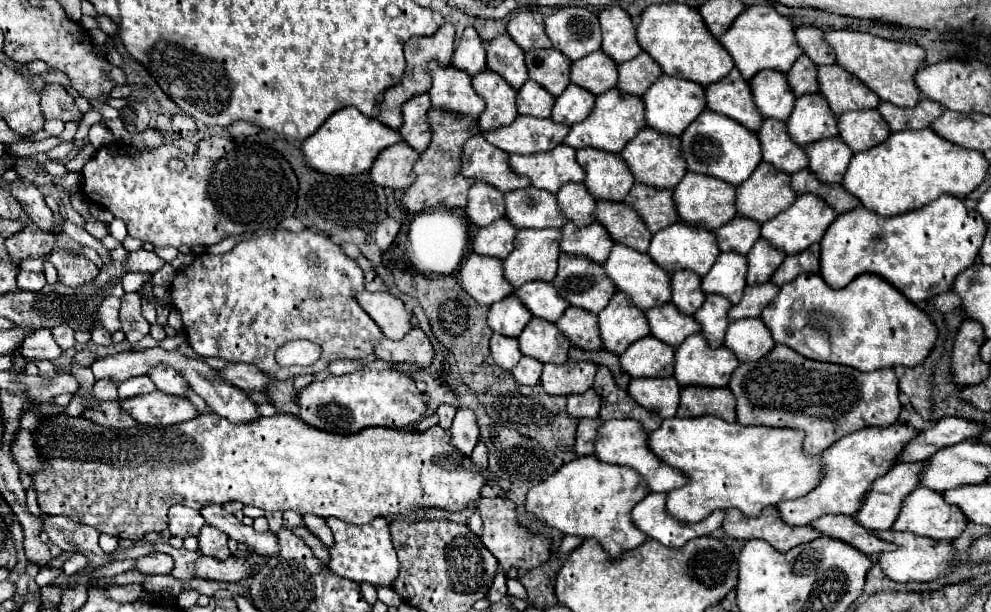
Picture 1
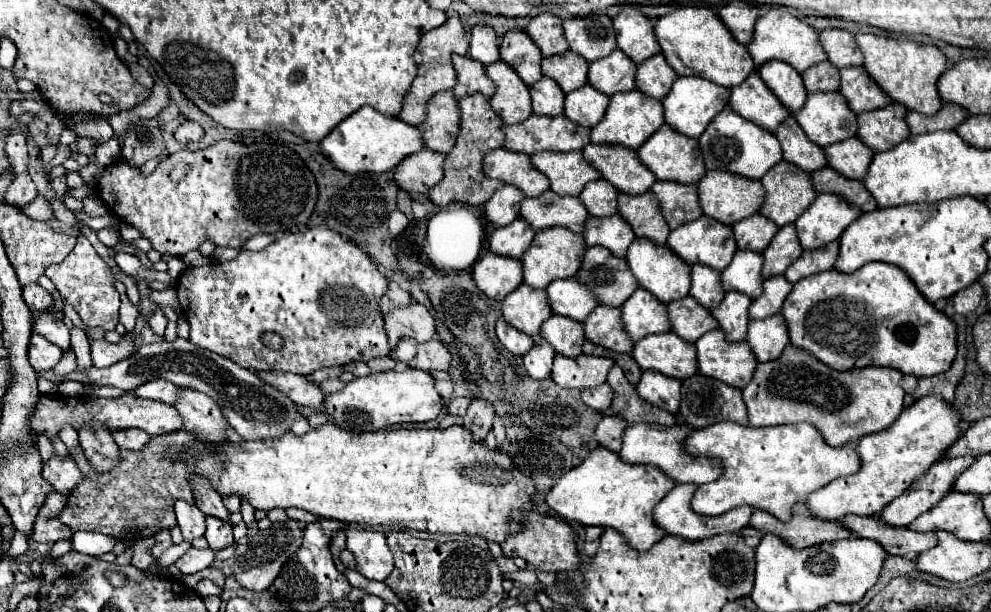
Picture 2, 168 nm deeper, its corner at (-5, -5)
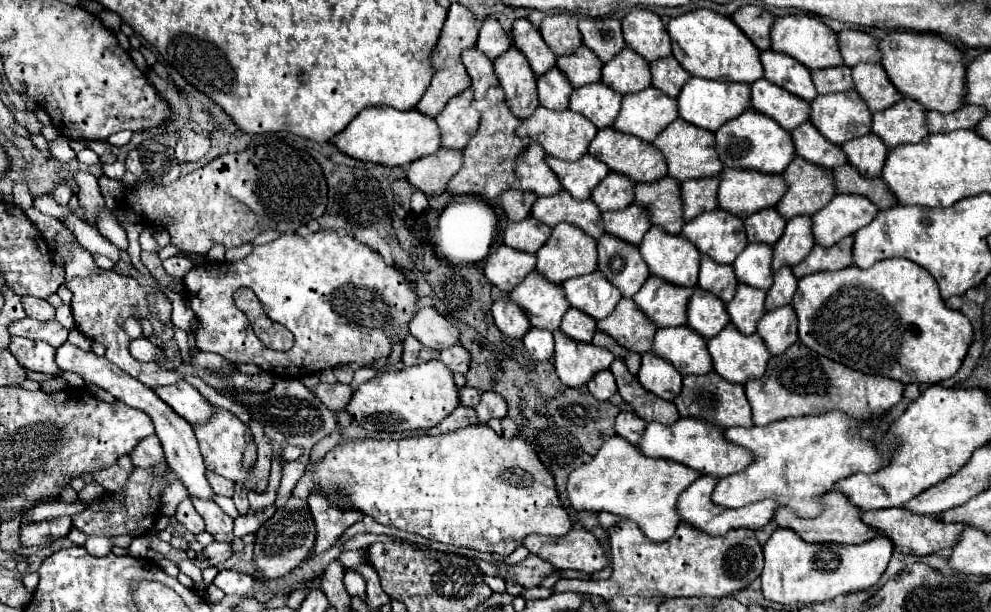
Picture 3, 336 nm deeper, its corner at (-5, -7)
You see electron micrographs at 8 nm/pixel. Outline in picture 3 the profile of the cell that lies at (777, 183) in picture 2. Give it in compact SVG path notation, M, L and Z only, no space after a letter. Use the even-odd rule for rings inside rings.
M793 158L781 176L787 184L787 192L777 202L775 210L785 220L791 220L795 216L813 216L835 196L829 172L825 172L825 168L809 164L807 160Z

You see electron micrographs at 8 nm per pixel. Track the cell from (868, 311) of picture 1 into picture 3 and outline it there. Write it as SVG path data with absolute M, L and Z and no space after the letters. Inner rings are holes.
M889 258L873 264L867 270L849 266L837 272L819 272L803 276L799 280L799 288L793 296L791 306L795 308L799 320L801 344L853 370L865 374L881 374L903 384L937 384L941 380L951 378L959 370L973 340L973 328L969 320L961 312L945 306L933 276L929 276L925 268L905 258Z

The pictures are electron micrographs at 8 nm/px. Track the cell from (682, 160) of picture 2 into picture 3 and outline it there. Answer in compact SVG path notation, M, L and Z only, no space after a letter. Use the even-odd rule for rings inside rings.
M681 120L671 122L655 140L653 146L663 154L667 162L667 176L685 182L691 178L711 178L719 176L723 170L721 162L717 160L717 154L713 152L713 132L701 132L701 128L689 128L689 124L681 124Z

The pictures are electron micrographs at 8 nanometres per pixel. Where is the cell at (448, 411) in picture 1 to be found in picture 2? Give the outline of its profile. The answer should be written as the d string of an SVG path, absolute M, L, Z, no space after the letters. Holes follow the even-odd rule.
M453 398L453 400L449 400L447 408L449 408L449 412L451 412L453 416L463 416L463 414L467 412L469 402L471 402L471 398Z

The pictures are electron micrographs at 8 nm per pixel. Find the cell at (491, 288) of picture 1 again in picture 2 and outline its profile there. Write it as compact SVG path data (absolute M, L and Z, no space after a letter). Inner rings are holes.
M487 252L475 262L473 278L489 298L503 300L523 282L521 260Z

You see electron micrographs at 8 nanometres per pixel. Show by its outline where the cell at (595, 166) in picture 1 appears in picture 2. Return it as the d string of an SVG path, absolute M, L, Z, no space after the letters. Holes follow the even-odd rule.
M589 144L583 148L583 156L607 182L625 194L645 194L657 182L657 178L641 166L637 152L625 146Z

